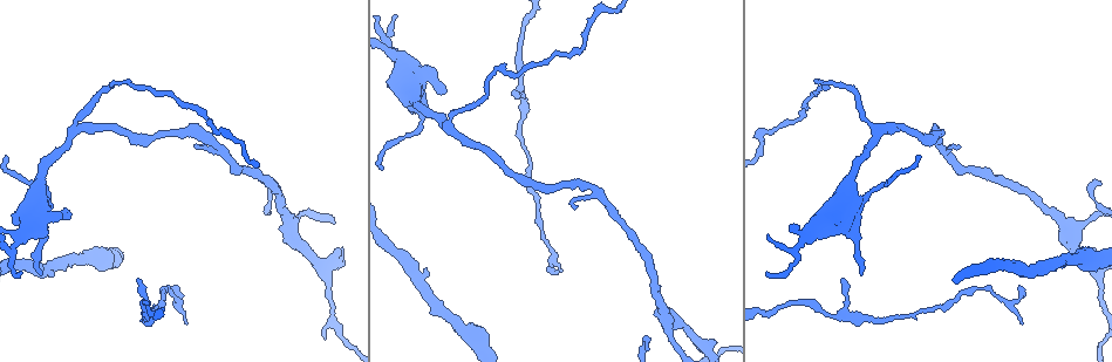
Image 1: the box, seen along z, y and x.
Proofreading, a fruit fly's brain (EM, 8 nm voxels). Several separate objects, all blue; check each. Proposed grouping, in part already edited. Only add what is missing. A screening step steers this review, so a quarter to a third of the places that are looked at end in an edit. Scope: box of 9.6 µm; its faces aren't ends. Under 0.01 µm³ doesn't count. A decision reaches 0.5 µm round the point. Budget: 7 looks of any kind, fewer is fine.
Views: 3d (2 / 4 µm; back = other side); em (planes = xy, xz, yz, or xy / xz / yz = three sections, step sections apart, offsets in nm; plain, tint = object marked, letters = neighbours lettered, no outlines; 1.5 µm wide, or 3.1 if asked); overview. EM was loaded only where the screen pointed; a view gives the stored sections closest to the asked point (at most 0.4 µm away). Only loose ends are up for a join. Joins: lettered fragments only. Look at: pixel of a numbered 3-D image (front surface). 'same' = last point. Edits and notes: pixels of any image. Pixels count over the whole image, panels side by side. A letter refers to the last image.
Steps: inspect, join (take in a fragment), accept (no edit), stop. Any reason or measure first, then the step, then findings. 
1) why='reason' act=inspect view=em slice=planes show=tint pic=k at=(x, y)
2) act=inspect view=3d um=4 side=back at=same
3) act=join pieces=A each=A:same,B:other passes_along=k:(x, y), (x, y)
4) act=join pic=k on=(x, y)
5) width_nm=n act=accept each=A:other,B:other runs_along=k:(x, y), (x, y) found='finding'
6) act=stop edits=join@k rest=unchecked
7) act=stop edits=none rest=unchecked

why='an open end' act=inspect view=em slice=planes show=letters pic=1 at=(65, 208)

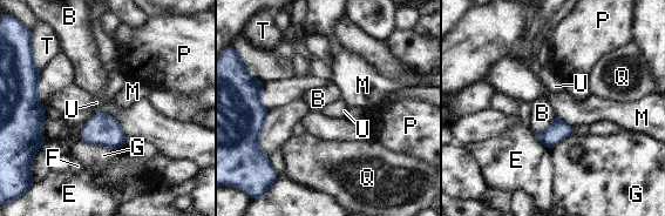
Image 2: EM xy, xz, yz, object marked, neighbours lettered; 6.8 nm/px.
act=accept each=B:other,E:other,F:other,G:other,M:other,P:other,Q:other,T:other,U:other border=2:(97, 110), (110, 114), (127, 137) found='no lettered fragment goes on from it'

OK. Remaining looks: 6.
why='branch stops here' act=inspect view=em slice=xz step=4 show=tint pic=1 at=(958, 145)

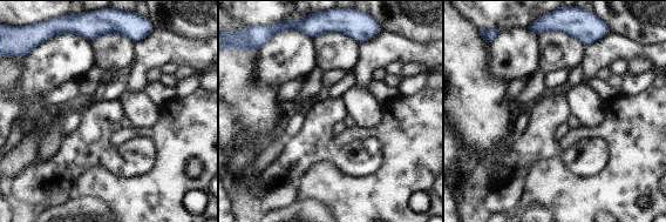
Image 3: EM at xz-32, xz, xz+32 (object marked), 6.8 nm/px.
act=inspect view=em slice=planes show=letters at=same

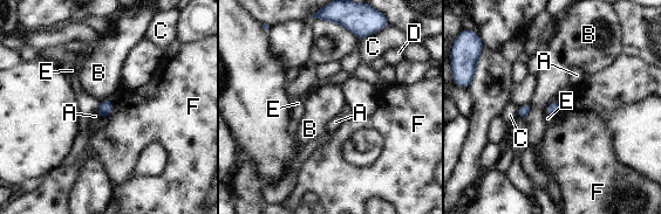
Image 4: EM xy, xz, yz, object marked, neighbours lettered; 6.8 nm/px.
act=accept each=A:other,B:other,C:other,D:other,E:other,F:other border=4:(100, 102), (95, 111) found='none of them fits'

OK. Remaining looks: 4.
why='branch stops here' act=inspect view=3d um=4 pic=1 at=(179, 287)

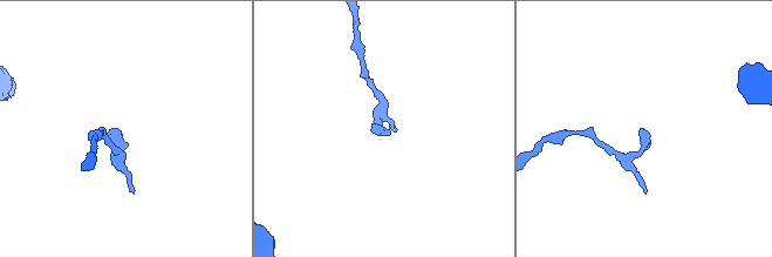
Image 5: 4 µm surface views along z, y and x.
act=inspect view=em slice=xz step=8 show=letters pic=5 at=(116, 129)

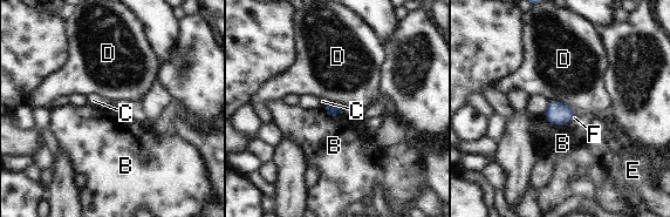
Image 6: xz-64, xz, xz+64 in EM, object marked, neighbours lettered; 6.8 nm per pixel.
act=accept each=B:other,C:other,D:other,E:other,F:other border=6:(542, 115), (553, 124), (568, 123) found='no lettered fragment goes on from it'

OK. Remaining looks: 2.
act=stop edits=none rest=unchecked

